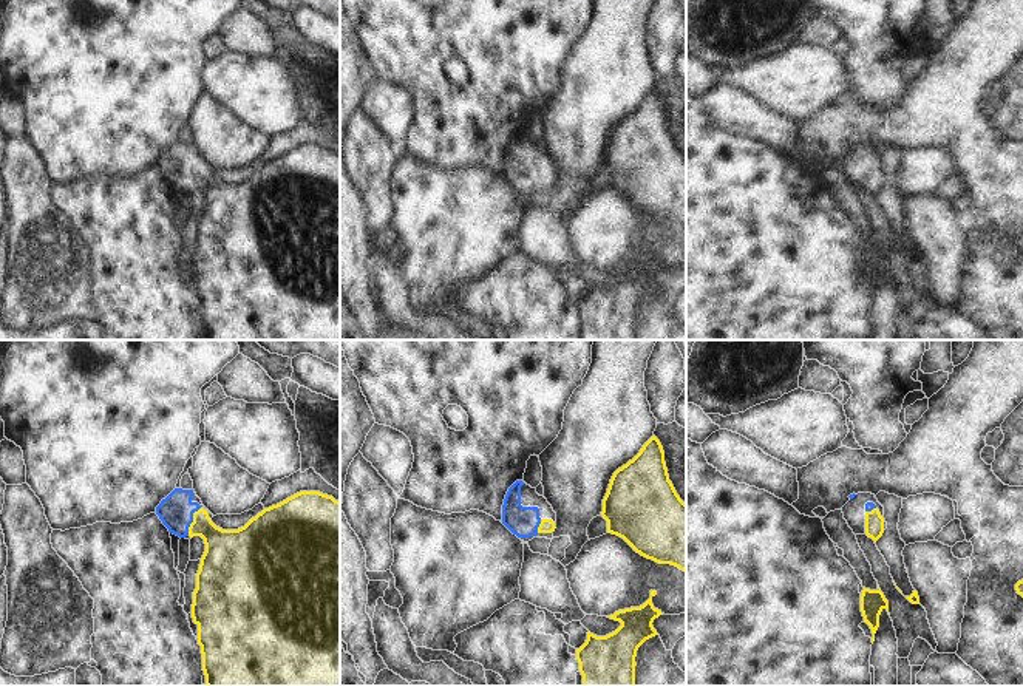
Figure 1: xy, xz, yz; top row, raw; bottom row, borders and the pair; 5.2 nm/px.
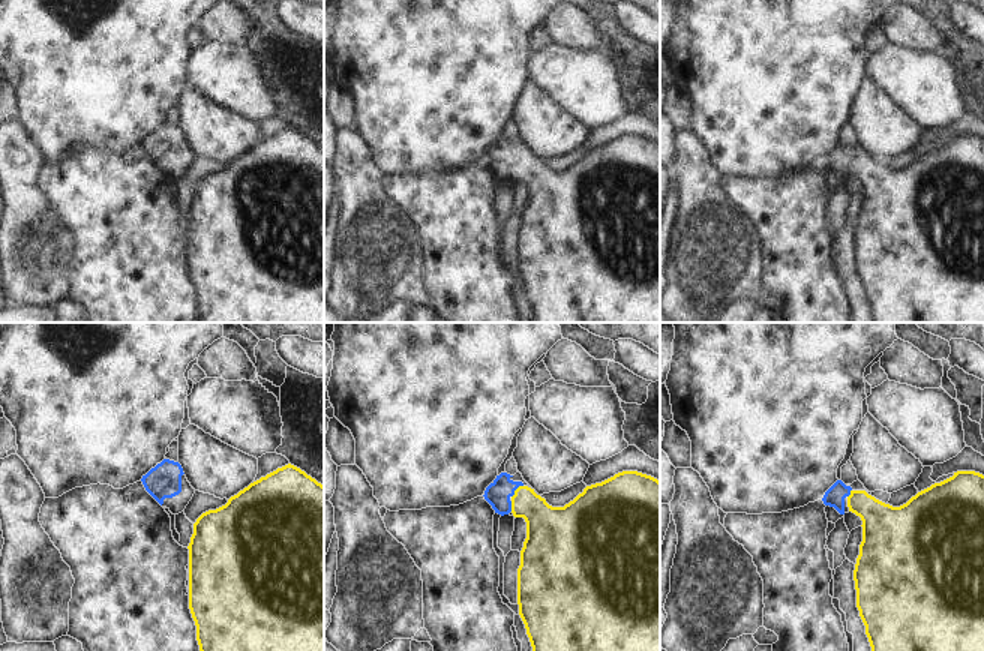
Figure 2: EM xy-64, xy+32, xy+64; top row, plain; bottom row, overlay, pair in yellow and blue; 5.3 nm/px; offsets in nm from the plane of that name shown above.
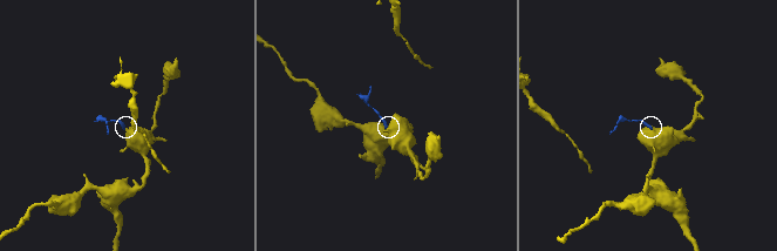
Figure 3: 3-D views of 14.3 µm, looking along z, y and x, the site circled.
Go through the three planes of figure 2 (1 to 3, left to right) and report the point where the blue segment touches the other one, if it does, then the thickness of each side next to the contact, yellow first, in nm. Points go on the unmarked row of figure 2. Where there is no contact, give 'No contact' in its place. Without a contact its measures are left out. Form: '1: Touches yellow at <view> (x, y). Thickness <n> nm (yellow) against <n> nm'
1: No contact
2: Touches yellow at xy+32 (515, 155). Thickness 220 nm (yellow) against 140 nm
3: Touches yellow at xy+64 (851, 158). Thickness 240 nm (yellow) against 110 nm

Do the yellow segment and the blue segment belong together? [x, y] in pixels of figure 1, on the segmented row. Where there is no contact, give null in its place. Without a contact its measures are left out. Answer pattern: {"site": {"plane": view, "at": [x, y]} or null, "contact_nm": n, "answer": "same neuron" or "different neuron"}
{"site": {"plane": "xy", "at": [193, 521]}, "contact_nm": 170, "answer": "same neuron"}

